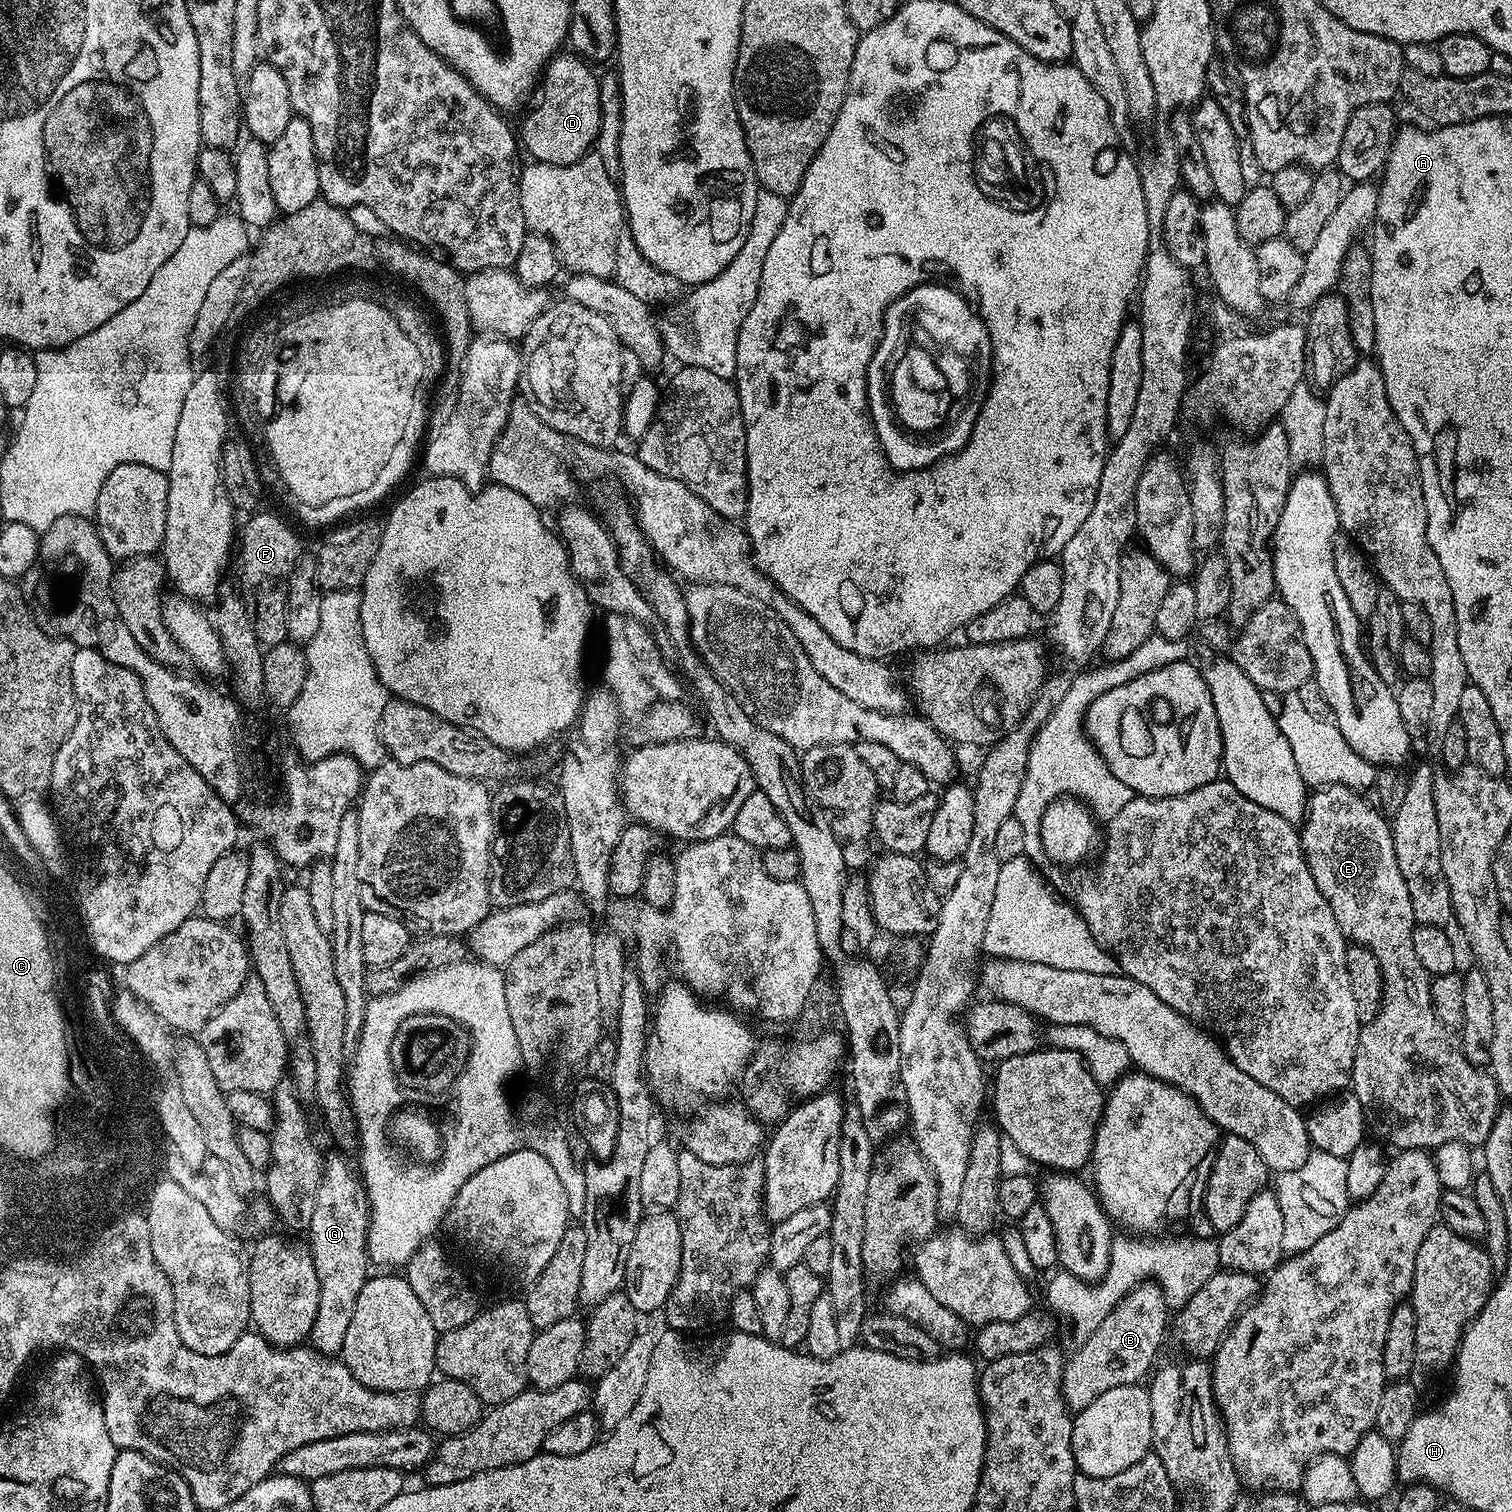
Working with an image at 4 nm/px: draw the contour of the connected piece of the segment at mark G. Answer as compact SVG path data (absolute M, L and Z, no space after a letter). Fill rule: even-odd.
M335 1154L323 1161L318 1186L318 1199L314 1201L314 1218L306 1233L306 1241L313 1254L314 1269L318 1276L318 1312L314 1317L311 1347L329 1358L339 1357L350 1317L354 1315L354 1302L358 1302L358 1290L368 1280L368 1226L370 1213L364 1181L347 1155Z

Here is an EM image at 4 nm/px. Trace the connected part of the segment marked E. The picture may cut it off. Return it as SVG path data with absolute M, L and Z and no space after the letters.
M1330 784L1321 787L1311 793L1308 801L1308 811L1305 812L1303 821L1298 828L1300 845L1304 851L1306 862L1310 866L1310 874L1314 874L1314 882L1318 886L1318 890L1322 890L1322 898L1326 898L1330 910L1334 910L1334 918L1338 918L1338 926L1353 945L1374 953L1376 962L1380 965L1380 975L1382 977L1380 1010L1376 1013L1376 1017L1373 1020L1367 1021L1360 1029L1360 1041L1356 1047L1356 1057L1352 1067L1350 1092L1356 1095L1358 1102L1361 1103L1371 1135L1373 1132L1374 1135L1372 1136L1379 1138L1385 1145L1393 1144L1393 1149L1422 1148L1435 1150L1450 1142L1458 1142L1469 1146L1483 1145L1502 1109L1500 1088L1496 1085L1496 1080L1493 1078L1491 1071L1472 1064L1466 1059L1463 1052L1460 1051L1453 1033L1440 1023L1438 1008L1434 1003L1433 981L1430 979L1427 970L1422 966L1422 962L1418 962L1418 953L1414 951L1414 934L1412 932L1418 925L1414 918L1414 910L1410 906L1410 890L1406 890L1406 882L1402 882L1402 870L1398 870L1398 858L1394 858L1394 842L1392 841L1392 830L1389 821L1378 807L1372 804L1371 806L1368 805L1364 799L1365 797L1361 793L1341 784Z

